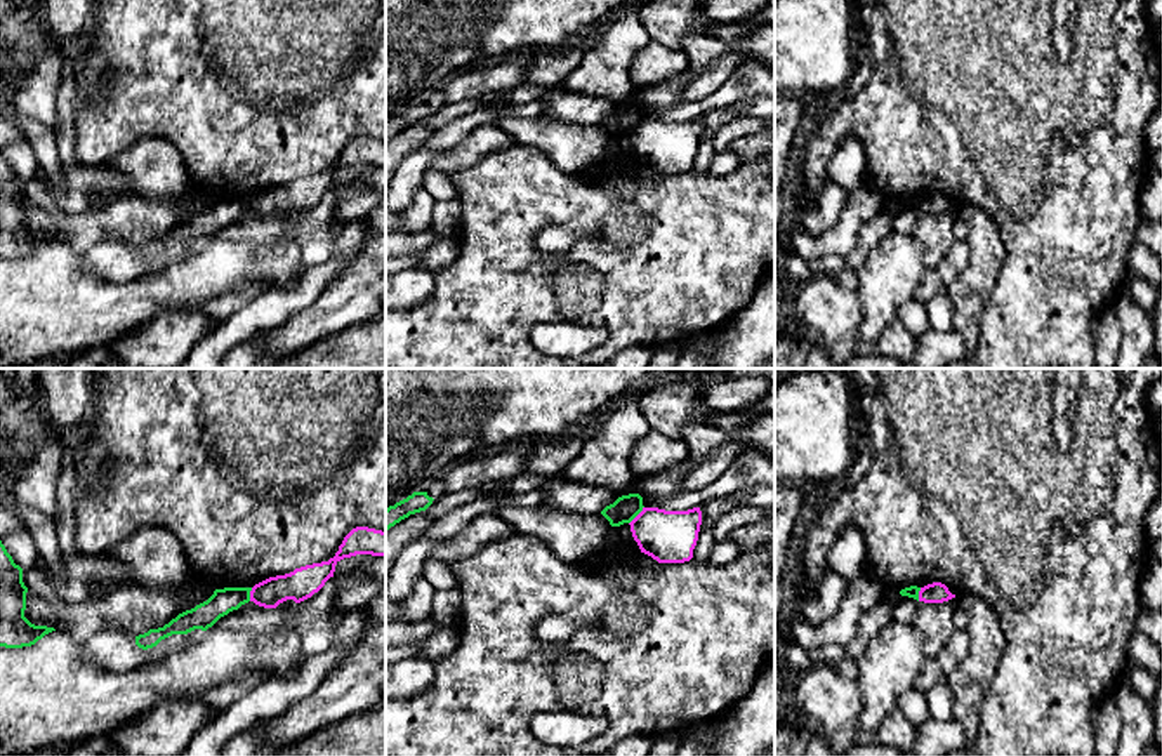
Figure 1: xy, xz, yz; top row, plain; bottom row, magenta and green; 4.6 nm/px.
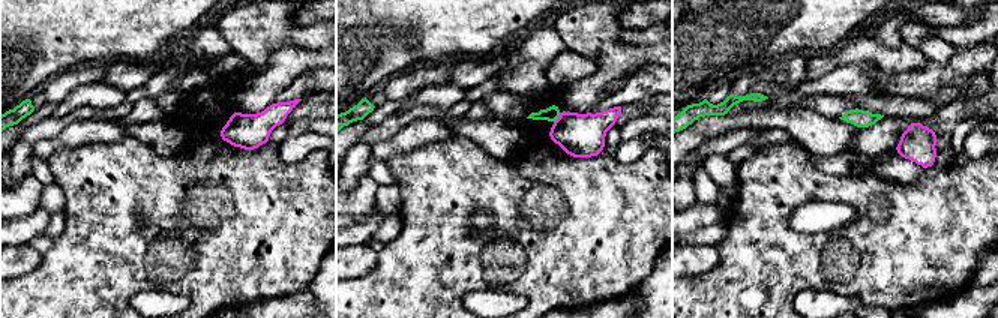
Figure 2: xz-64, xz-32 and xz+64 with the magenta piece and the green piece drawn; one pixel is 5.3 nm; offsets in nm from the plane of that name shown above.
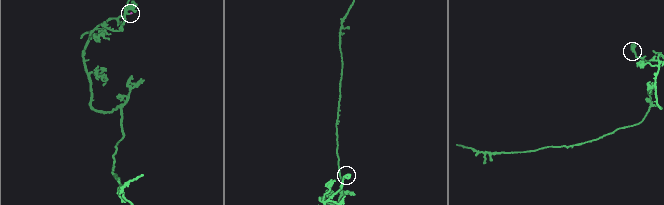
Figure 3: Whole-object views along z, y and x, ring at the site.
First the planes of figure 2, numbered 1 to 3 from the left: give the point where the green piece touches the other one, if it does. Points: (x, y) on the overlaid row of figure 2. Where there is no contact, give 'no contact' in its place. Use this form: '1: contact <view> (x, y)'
1: no contact
2: contact xz-32 (559, 117)
3: no contact

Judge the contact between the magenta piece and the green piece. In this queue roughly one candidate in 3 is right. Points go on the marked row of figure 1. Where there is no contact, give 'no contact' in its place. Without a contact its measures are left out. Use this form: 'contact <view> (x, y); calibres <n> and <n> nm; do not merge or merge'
contact xz (638, 515); calibres 240 and 120 nm; do not merge

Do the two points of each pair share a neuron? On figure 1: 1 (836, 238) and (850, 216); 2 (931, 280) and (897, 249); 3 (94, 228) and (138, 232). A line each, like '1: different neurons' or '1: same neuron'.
1: same neuron
2: different neurons
3: same neuron

